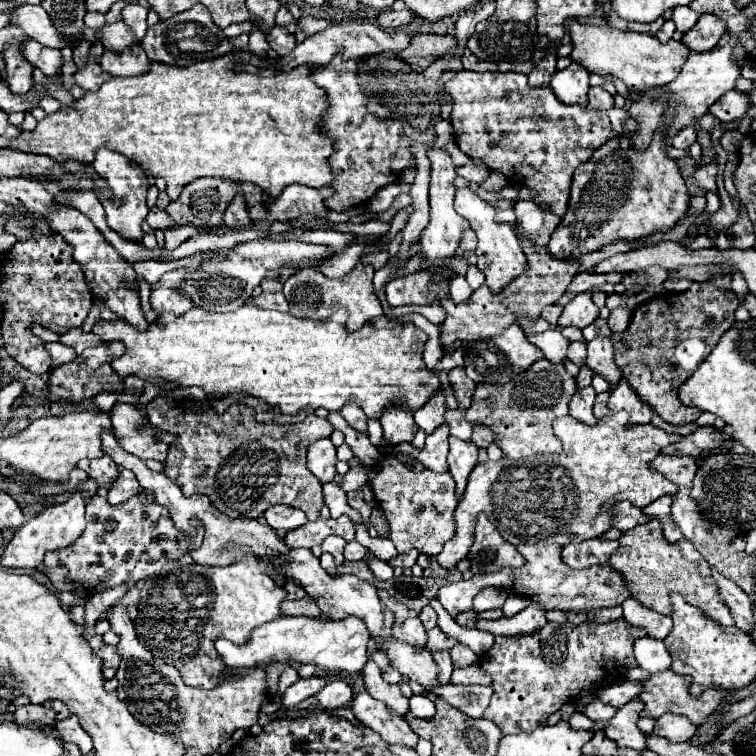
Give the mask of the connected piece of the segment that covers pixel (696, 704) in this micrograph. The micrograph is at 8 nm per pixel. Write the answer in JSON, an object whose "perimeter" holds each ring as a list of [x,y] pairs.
{"perimeter":[[[671,669],[651,675],[649,681],[643,681],[643,693],[639,695],[639,699],[645,703],[645,709],[641,711],[641,717],[655,717],[657,719],[665,713],[675,713],[675,715],[687,717],[697,727],[703,725],[707,721],[707,717],[723,703],[723,699],[727,697],[727,691],[707,689],[707,691],[703,691],[701,697],[693,697],[693,695],[689,695],[689,685],[691,685],[691,677],[675,675]]]}

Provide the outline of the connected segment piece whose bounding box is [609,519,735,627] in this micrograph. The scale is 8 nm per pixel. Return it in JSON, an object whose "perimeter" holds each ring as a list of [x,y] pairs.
{"perimeter":[[[651,519],[649,523],[637,525],[619,539],[619,549],[611,557],[611,567],[621,571],[627,579],[627,587],[631,595],[645,607],[661,613],[671,615],[673,607],[669,601],[671,593],[681,593],[683,599],[695,607],[699,607],[705,615],[711,615],[717,623],[729,627],[733,625],[733,617],[729,613],[729,607],[719,597],[719,587],[715,579],[711,577],[711,567],[705,561],[705,557],[695,549],[695,545],[687,539],[681,539],[679,543],[669,543],[663,537],[661,521]]]}

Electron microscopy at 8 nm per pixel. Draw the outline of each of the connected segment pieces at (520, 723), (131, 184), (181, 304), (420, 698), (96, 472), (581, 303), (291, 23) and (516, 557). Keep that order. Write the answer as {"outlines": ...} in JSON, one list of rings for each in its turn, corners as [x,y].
{"outlines":[[[[617,619],[611,623],[583,623],[583,625],[547,623],[545,627],[529,635],[515,635],[515,637],[495,635],[491,649],[485,651],[479,659],[479,667],[493,677],[491,687],[495,689],[483,717],[493,721],[505,735],[533,731],[551,713],[559,711],[561,705],[573,703],[579,697],[579,693],[597,691],[605,685],[611,685],[613,681],[623,677],[621,669],[637,667],[633,657],[633,643],[635,639],[639,639],[639,635],[647,635],[647,631],[629,625],[625,619]]],[[[99,149],[95,153],[95,161],[91,163],[91,167],[97,171],[99,177],[103,177],[109,183],[109,187],[113,191],[113,197],[121,201],[121,207],[115,207],[113,203],[103,201],[109,227],[113,231],[117,231],[125,239],[141,241],[141,237],[143,237],[141,223],[145,221],[145,217],[149,213],[149,209],[147,209],[147,189],[149,189],[149,183],[147,183],[145,173],[141,171],[141,167],[135,167],[135,163],[127,161],[123,155],[117,155],[117,153],[107,151],[107,149]]],[[[175,269],[165,273],[155,285],[151,285],[151,307],[155,313],[183,315],[193,307],[191,301],[175,289],[175,285],[179,285],[183,279],[187,279],[187,271]]],[[[413,695],[409,699],[409,705],[411,705],[411,713],[419,719],[431,719],[435,715],[435,703],[425,695]]],[[[103,455],[101,459],[95,459],[95,461],[83,459],[83,461],[79,461],[77,467],[83,469],[99,487],[107,487],[107,489],[111,489],[115,479],[119,477],[119,469],[109,455]]],[[[581,293],[573,297],[565,307],[559,317],[559,325],[567,327],[573,325],[577,329],[585,329],[599,317],[599,307],[591,301],[591,293]]],[[[281,5],[275,23],[281,25],[281,27],[285,27],[289,33],[295,33],[295,29],[297,29],[297,21],[295,21],[295,17],[291,15],[291,11],[289,11],[287,5]]],[[[485,513],[477,517],[475,543],[467,555],[471,561],[471,571],[497,571],[499,567],[519,567],[523,565],[523,555],[515,545],[505,541],[497,527],[487,519]]]]}

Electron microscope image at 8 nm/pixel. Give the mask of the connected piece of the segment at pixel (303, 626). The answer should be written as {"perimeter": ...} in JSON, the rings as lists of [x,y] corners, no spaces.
{"perimeter":[[[279,617],[271,623],[265,623],[263,627],[257,627],[247,641],[247,645],[239,647],[227,639],[217,639],[215,649],[221,655],[223,663],[229,667],[257,667],[259,663],[279,663],[279,661],[291,661],[291,663],[315,663],[323,669],[329,671],[349,671],[349,673],[359,673],[363,665],[369,661],[367,649],[369,649],[369,631],[365,623],[359,617],[347,617],[347,619],[321,619],[321,617]]]}

